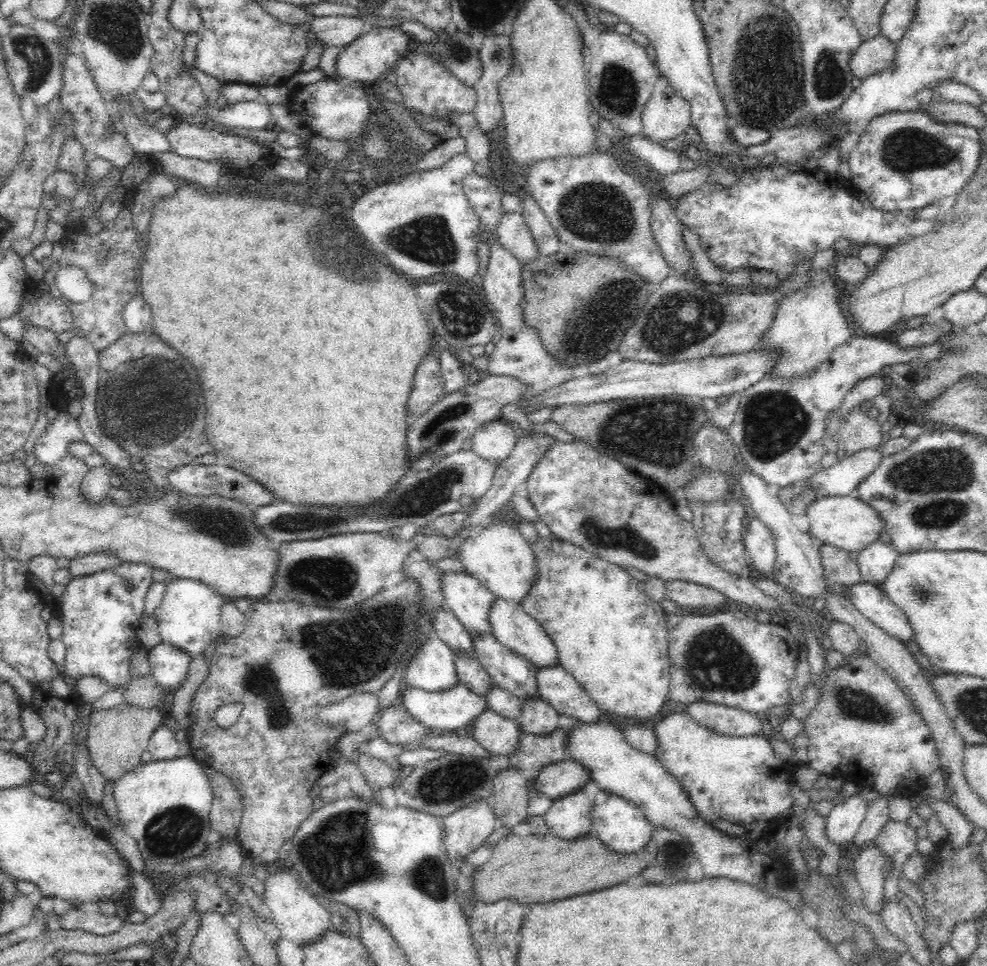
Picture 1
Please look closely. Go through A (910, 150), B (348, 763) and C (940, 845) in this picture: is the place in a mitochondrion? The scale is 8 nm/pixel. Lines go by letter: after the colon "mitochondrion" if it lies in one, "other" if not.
A: mitochondrion
B: other
C: other

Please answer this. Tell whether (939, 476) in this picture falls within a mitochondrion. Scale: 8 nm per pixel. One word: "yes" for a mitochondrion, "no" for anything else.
yes

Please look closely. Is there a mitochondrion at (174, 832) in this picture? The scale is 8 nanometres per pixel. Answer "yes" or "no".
yes

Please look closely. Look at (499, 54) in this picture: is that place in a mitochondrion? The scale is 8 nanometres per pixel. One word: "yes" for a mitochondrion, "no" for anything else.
yes

